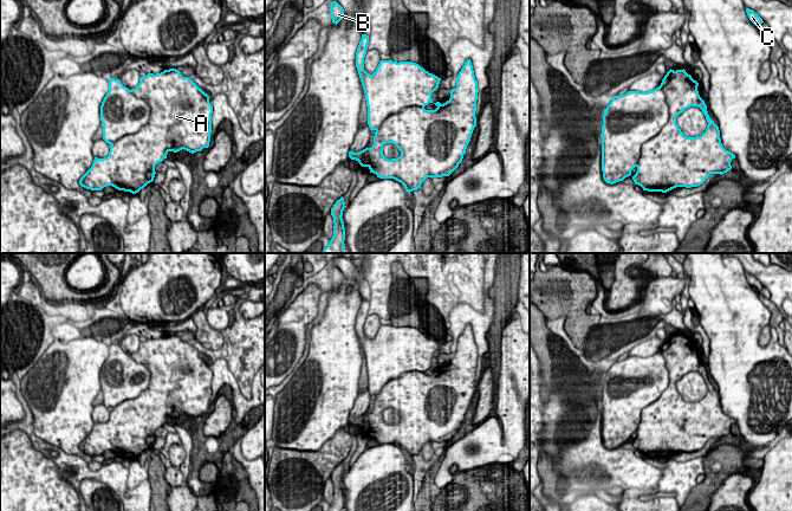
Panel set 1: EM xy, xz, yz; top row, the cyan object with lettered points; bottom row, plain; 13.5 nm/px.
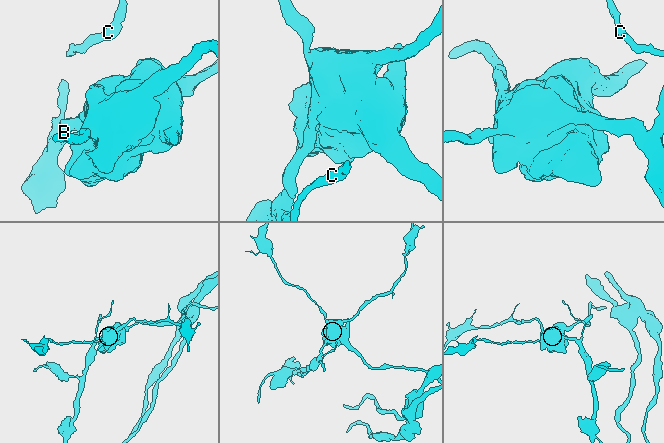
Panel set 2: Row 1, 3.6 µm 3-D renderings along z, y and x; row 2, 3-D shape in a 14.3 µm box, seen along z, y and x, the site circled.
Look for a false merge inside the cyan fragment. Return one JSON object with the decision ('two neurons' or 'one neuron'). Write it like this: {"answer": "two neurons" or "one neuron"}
{"answer": "two neurons"}

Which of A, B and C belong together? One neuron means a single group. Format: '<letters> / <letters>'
A / B C

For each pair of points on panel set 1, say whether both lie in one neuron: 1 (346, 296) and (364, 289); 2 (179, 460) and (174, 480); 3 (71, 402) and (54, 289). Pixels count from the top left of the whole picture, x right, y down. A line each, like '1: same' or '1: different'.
1: different
2: different
3: different

